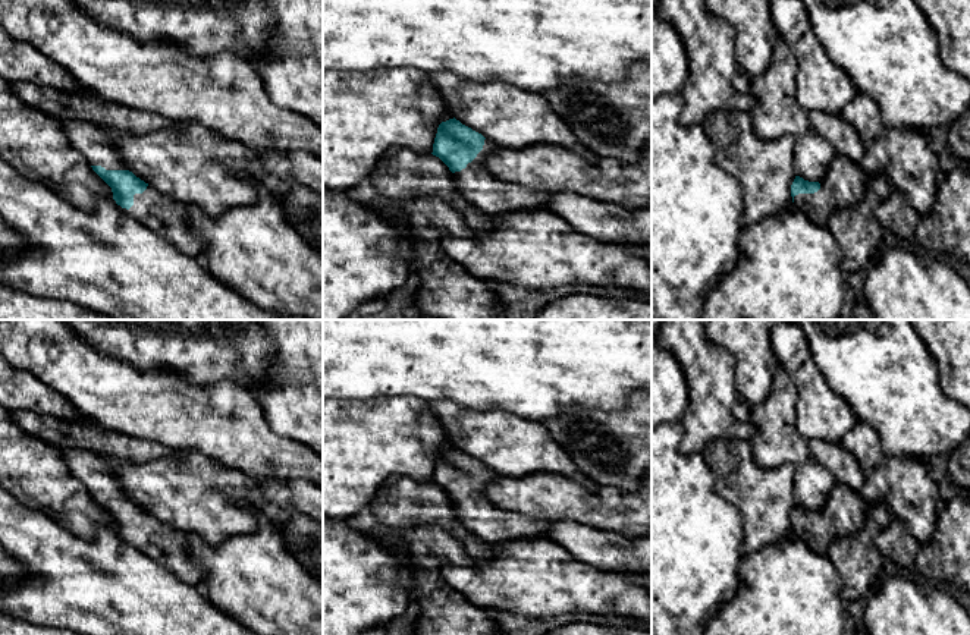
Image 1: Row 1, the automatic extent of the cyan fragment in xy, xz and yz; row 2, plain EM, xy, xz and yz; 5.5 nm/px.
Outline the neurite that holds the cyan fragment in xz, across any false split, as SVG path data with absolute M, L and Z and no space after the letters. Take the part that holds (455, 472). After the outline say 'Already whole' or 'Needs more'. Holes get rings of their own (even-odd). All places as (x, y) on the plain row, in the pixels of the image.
M453 446L439 453L431 482L449 496L458 521L489 544L547 538L549 522L500 509L487 499L486 484L497 477Z. Needs more

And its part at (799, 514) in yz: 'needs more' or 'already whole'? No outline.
needs more

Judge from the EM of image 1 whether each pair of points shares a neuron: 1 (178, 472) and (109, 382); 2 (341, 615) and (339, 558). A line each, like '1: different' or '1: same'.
1: different
2: same

